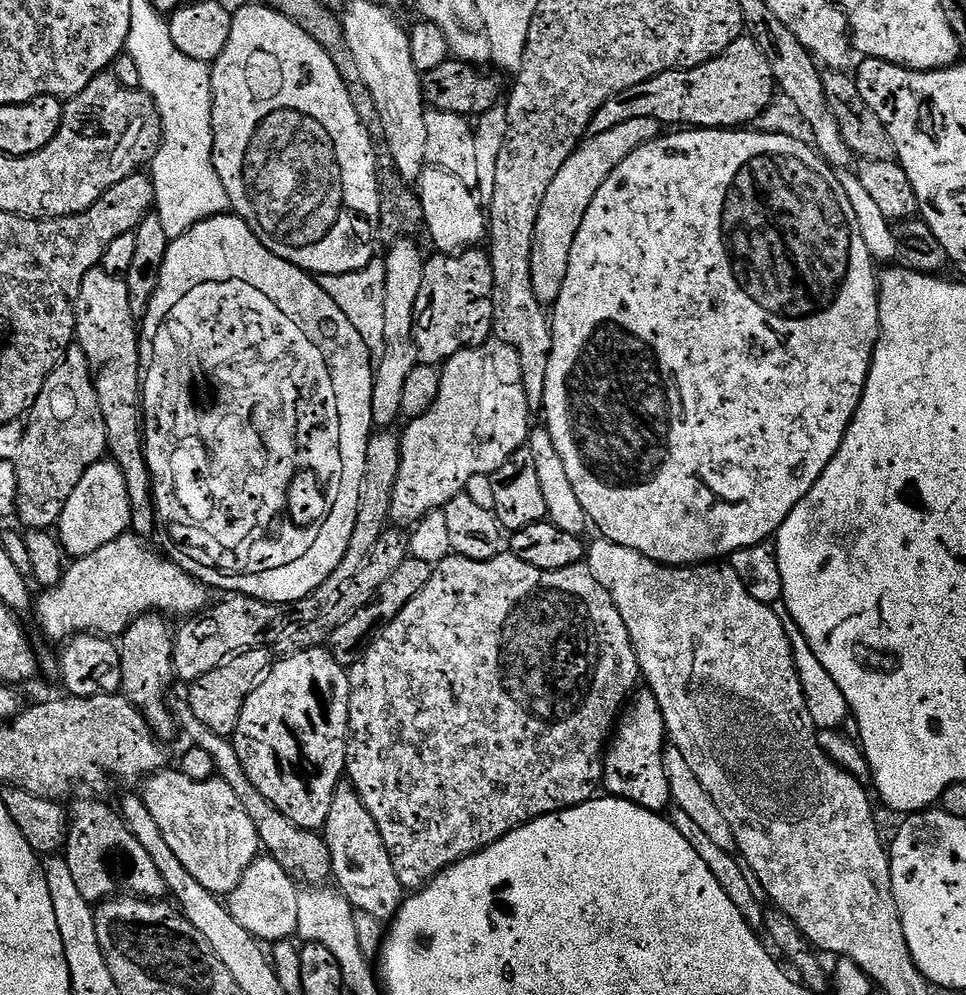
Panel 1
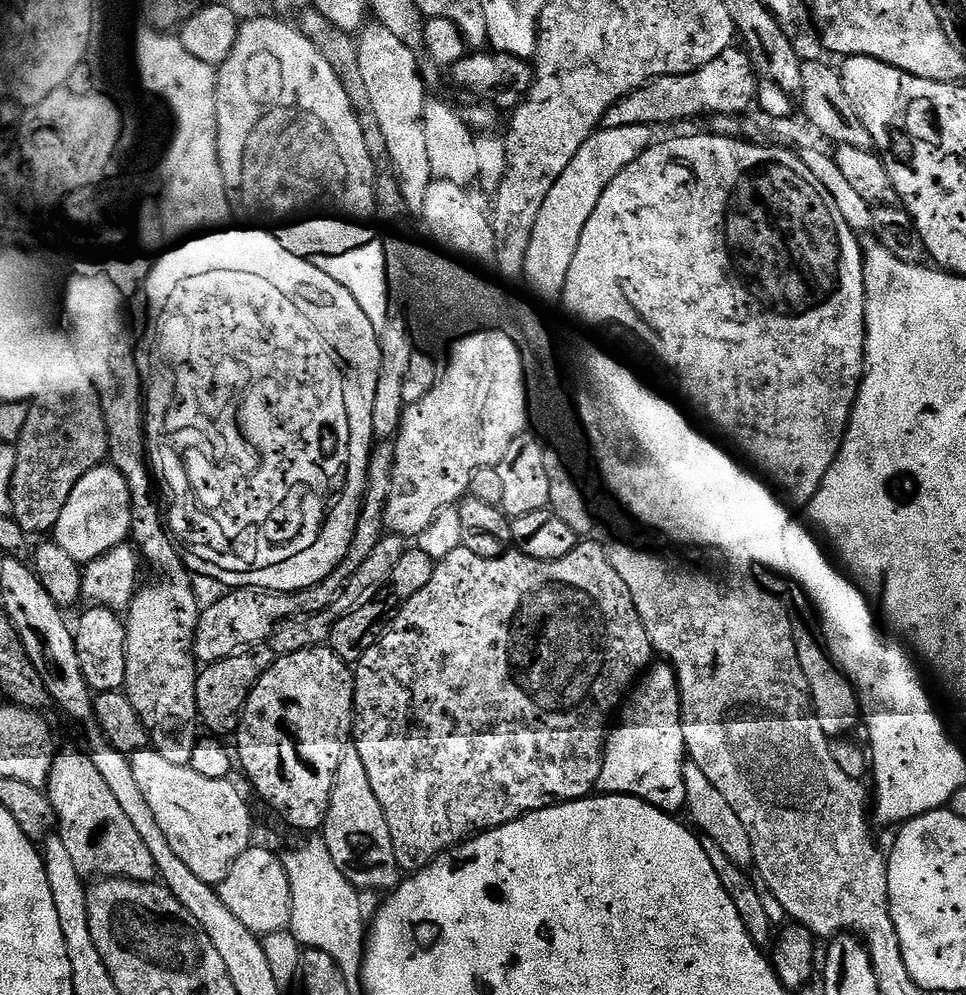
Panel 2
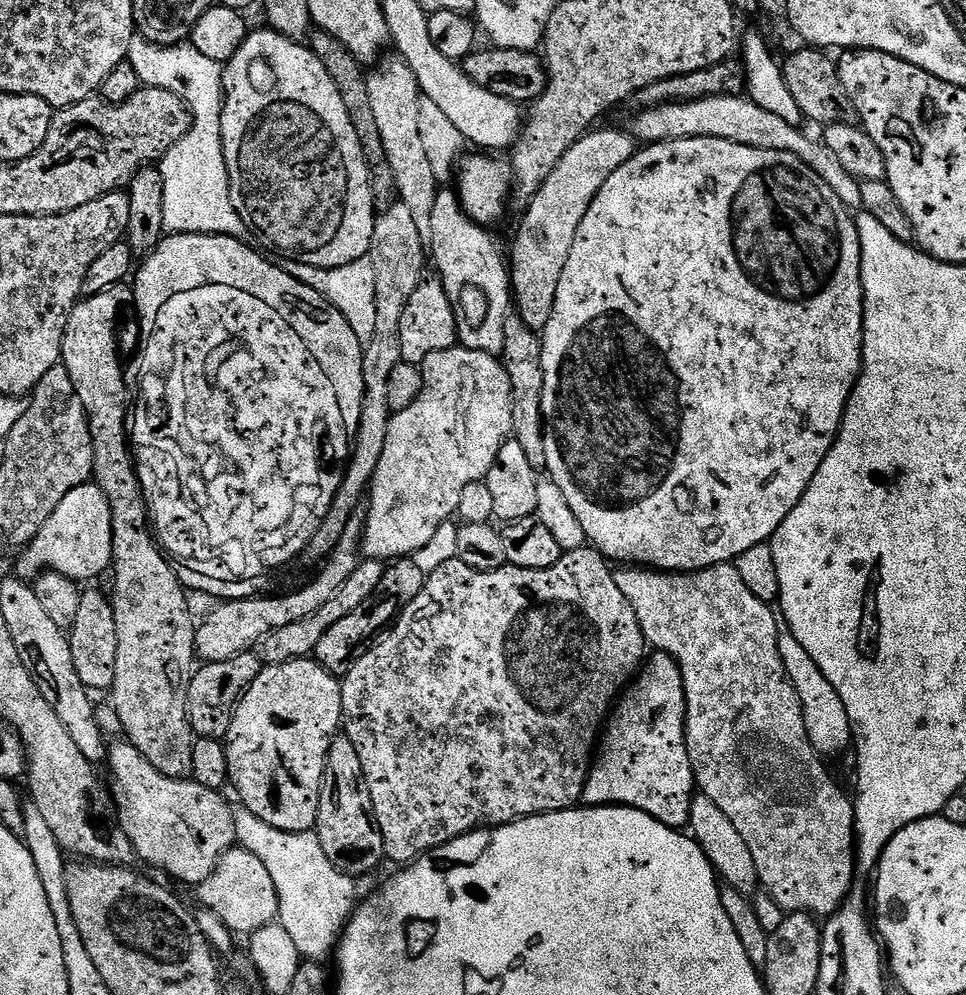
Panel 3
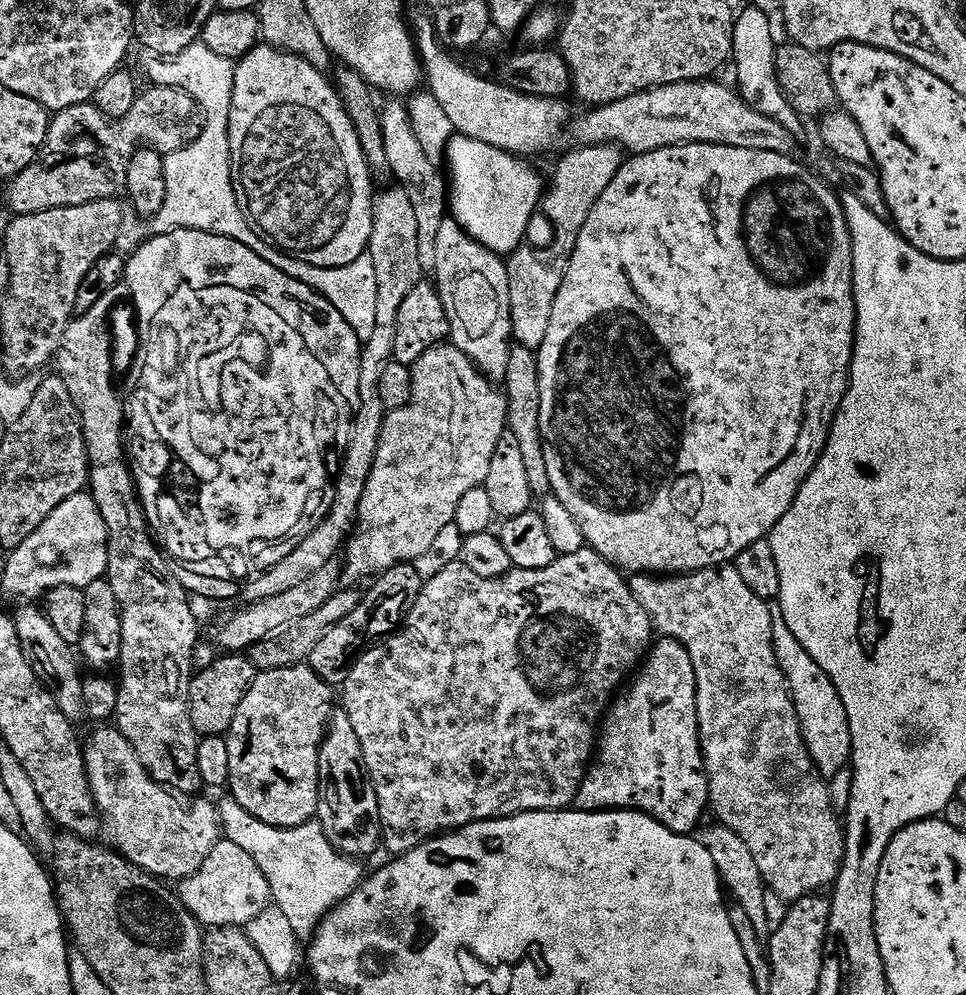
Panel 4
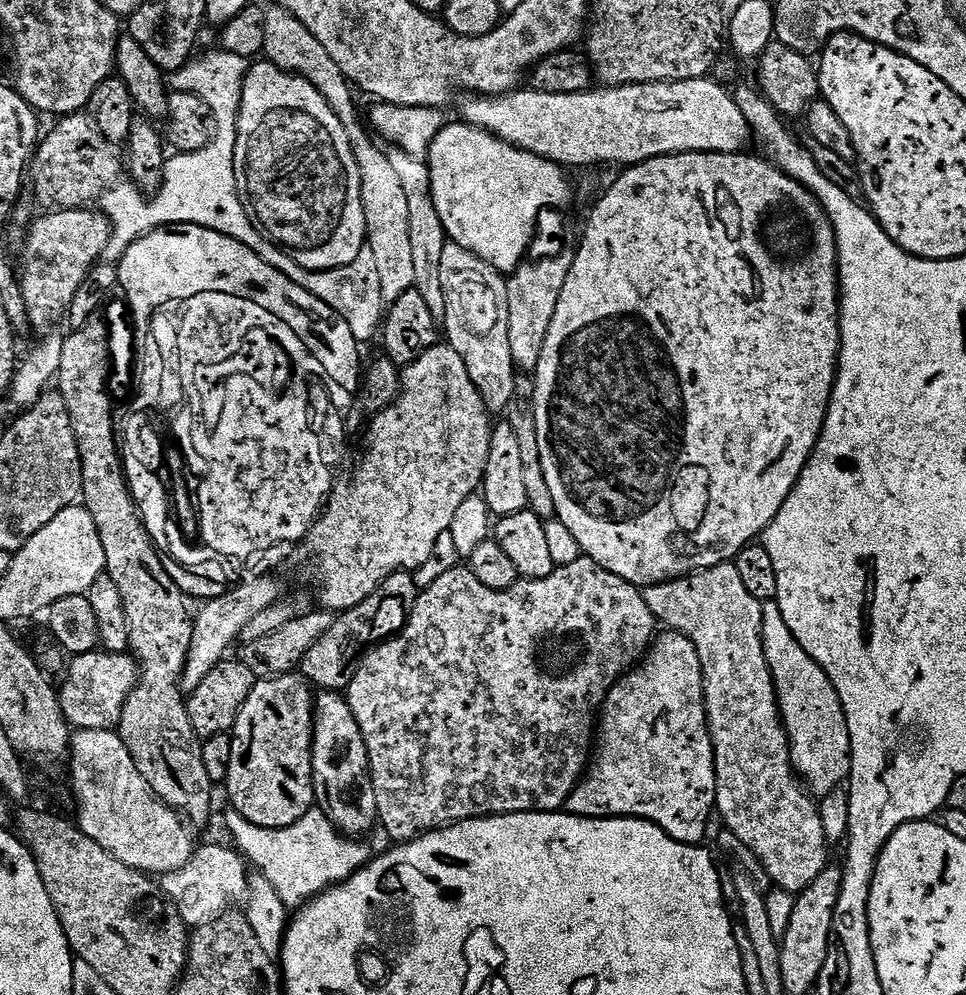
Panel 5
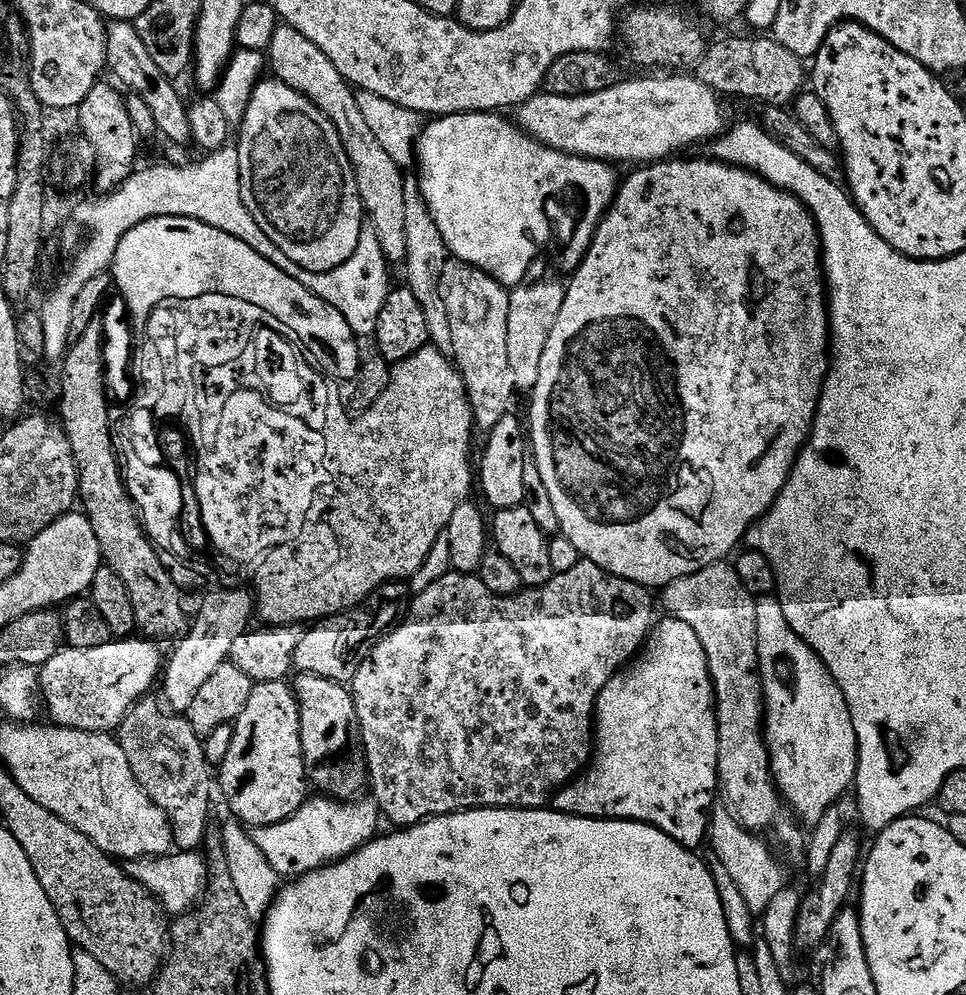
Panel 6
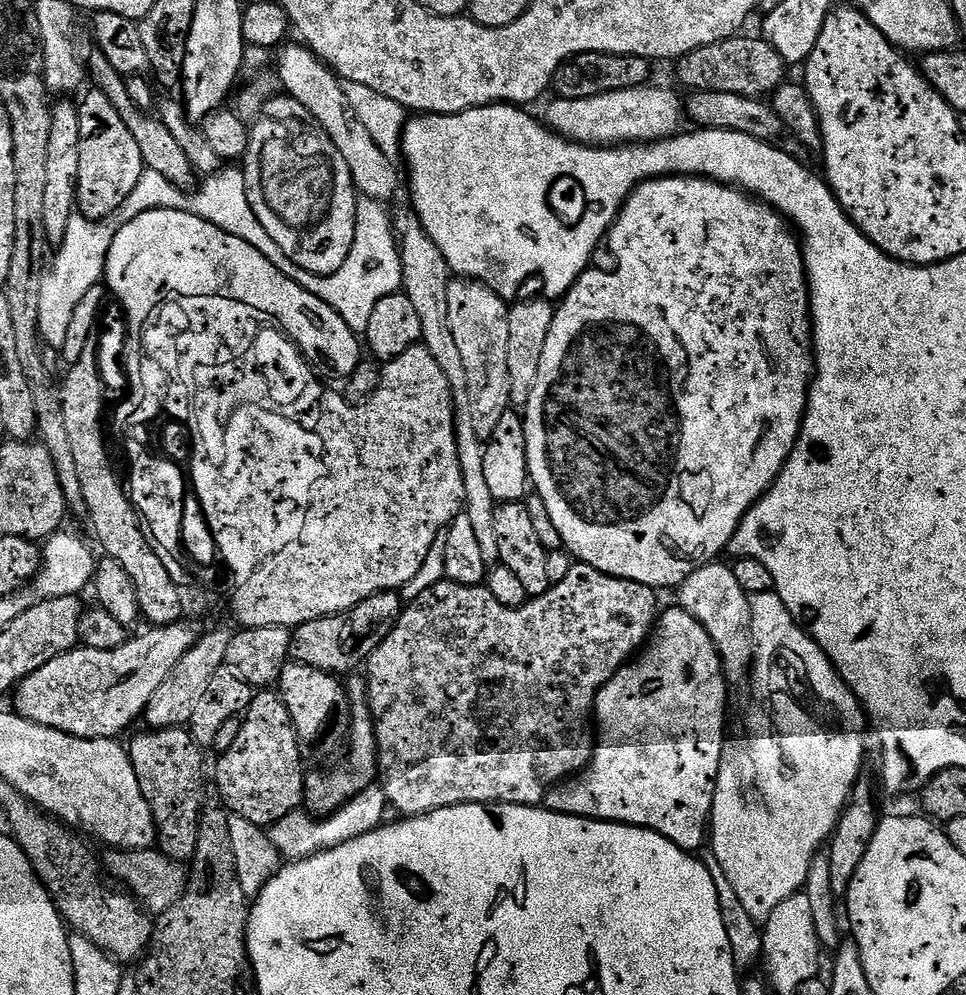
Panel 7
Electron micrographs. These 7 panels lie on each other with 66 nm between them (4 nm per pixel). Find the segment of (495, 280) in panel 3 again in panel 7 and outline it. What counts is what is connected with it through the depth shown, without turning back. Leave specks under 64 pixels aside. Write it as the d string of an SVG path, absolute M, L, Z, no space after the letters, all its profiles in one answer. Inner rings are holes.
M463 278L449 279L446 290L446 314L450 314L450 330L454 330L454 342L462 354L462 366L466 366L466 386L470 390L470 406L474 414L474 430L478 438L488 441L494 434L502 414L510 410L510 369L506 367L506 349L510 346L510 318L508 317L509 301L503 300L494 290L480 284L477 280Z

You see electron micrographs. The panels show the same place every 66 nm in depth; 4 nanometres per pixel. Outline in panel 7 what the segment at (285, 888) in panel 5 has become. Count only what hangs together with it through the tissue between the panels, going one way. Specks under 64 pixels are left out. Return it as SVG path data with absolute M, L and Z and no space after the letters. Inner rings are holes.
M379 783L371 784L369 788L362 790L331 816L323 817L321 820L304 810L286 814L286 818L271 825L272 844L285 861L304 860L308 856L326 851L327 848L342 846L342 842L350 842L362 834L370 834L370 830L379 828L385 823L387 816L384 815L387 812L390 812L390 805L383 787Z

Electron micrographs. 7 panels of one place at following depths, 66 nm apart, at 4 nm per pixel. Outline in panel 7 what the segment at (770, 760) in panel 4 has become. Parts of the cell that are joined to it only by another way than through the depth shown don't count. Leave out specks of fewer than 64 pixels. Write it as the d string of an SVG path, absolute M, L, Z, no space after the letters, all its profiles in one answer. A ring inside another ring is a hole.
M713 562L696 568L694 574L678 585L679 607L686 609L710 634L714 646L720 652L724 677L729 685L736 686L749 679L752 667L752 623L750 622L750 596L740 586L732 568L721 562Z

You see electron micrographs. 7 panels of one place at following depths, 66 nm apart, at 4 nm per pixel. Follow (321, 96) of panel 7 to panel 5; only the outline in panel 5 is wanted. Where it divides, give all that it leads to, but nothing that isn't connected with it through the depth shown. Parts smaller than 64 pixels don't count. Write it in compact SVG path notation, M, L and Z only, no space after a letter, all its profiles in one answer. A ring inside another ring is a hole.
M279 6L264 8L264 39L263 55L267 63L278 66L295 76L306 78L326 98L330 110L338 114L346 134L350 138L350 150L354 150L354 158L358 162L358 174L362 182L362 210L366 214L366 230L368 238L366 246L374 254L374 263L378 265L378 282L382 288L385 305L393 304L402 294L415 288L414 258L410 247L410 209L406 202L406 194L390 163L387 151L374 139L367 127L360 125L359 112L352 98L353 85L338 70L334 58L322 47L322 42L298 22L298 18L290 10Z

